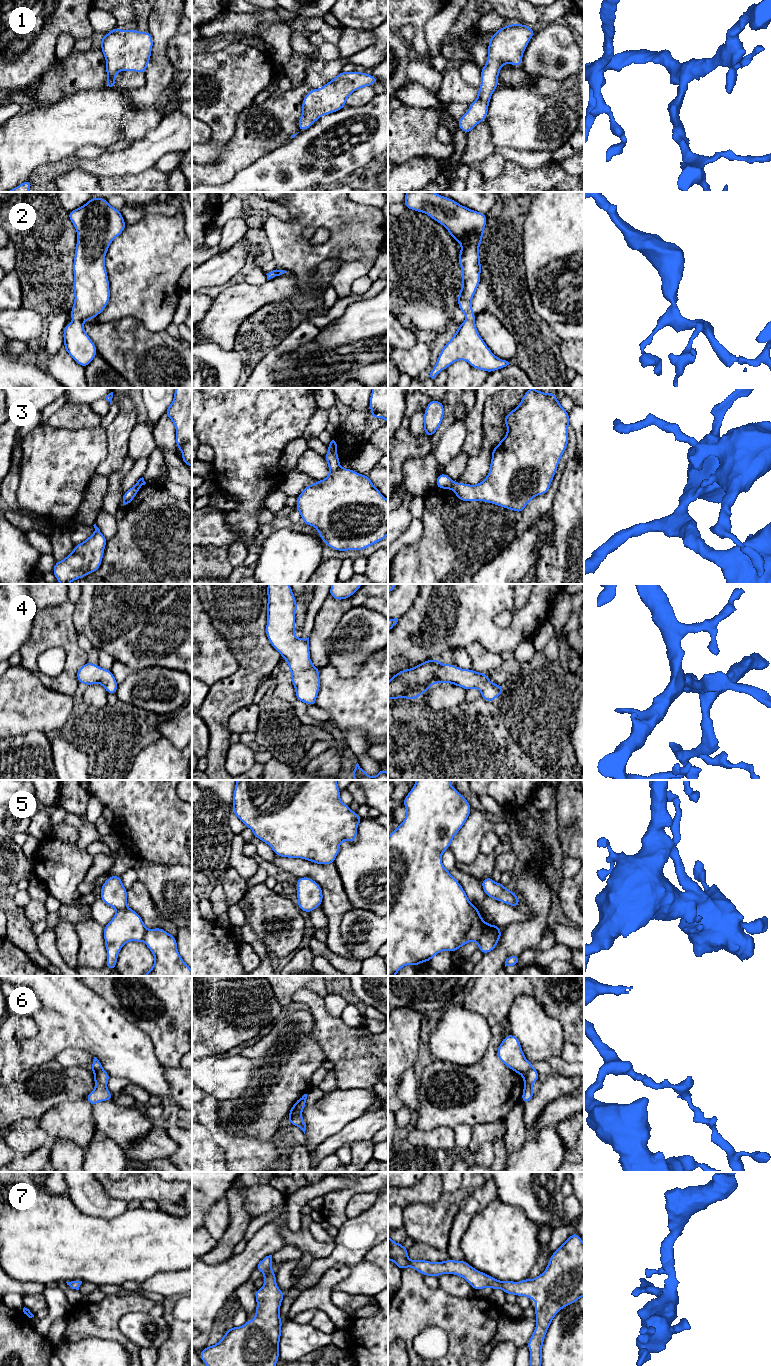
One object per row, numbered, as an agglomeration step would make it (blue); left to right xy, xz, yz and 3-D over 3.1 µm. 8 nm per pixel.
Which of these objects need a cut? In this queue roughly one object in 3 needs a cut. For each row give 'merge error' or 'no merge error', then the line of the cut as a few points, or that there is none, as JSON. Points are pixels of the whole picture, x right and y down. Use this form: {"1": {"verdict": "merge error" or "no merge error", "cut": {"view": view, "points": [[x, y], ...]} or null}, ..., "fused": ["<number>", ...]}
{"1": {"verdict": "no merge error", "cut": null}, "2": {"verdict": "no merge error", "cut": null}, "3": {"verdict": "merge error", "cut": {"view": "xz", "points": [[329, 449], [336, 453]]}}, "4": {"verdict": "no merge error", "cut": null}, "5": {"verdict": "no merge error", "cut": null}, "6": {"verdict": "merge error", "cut": {"view": "xz", "points": [[300, 1113], [288, 1119]]}}, "7": {"verdict": "no merge error", "cut": null}, "fused": ["3", "6"]}

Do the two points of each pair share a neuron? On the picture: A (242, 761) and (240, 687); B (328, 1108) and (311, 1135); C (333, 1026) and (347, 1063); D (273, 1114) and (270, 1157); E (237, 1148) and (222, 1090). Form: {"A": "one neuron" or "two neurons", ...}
{"A": "two neurons", "B": "one neuron", "C": "one neuron", "D": "two neurons", "E": "two neurons"}

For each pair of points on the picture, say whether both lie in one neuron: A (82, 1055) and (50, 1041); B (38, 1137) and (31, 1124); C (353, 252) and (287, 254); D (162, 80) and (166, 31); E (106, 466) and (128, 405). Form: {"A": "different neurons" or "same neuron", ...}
{"A": "different neurons", "B": "different neurons", "C": "different neurons", "D": "same neuron", "E": "same neuron"}

